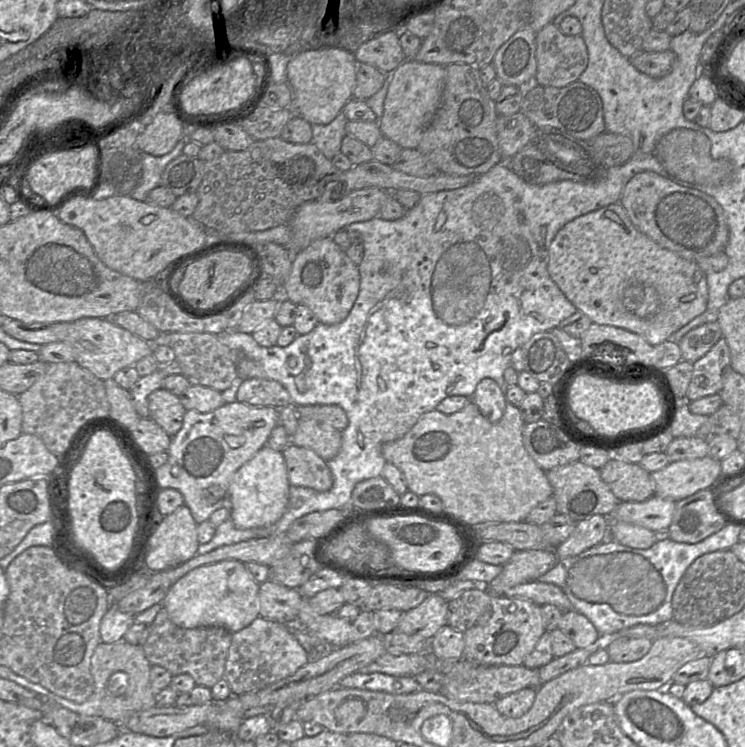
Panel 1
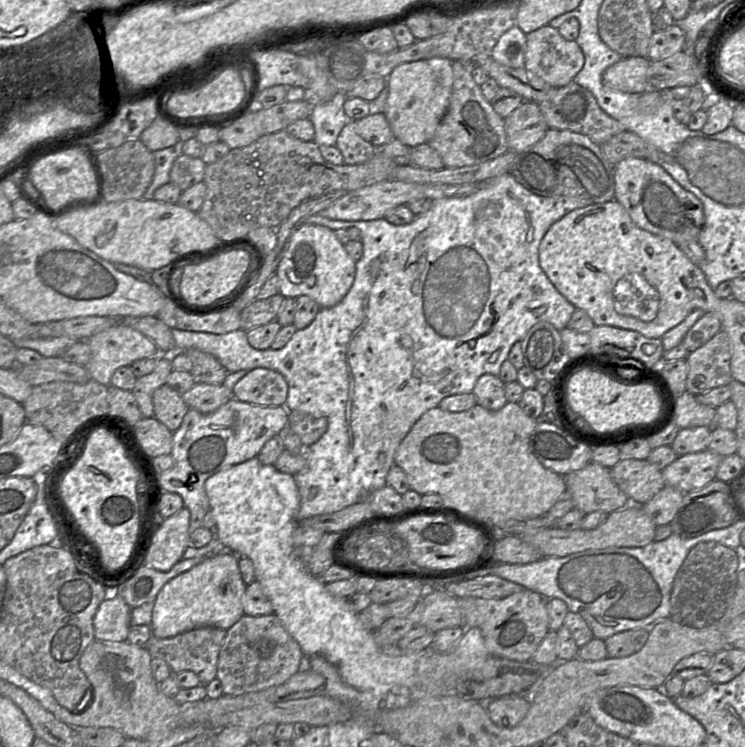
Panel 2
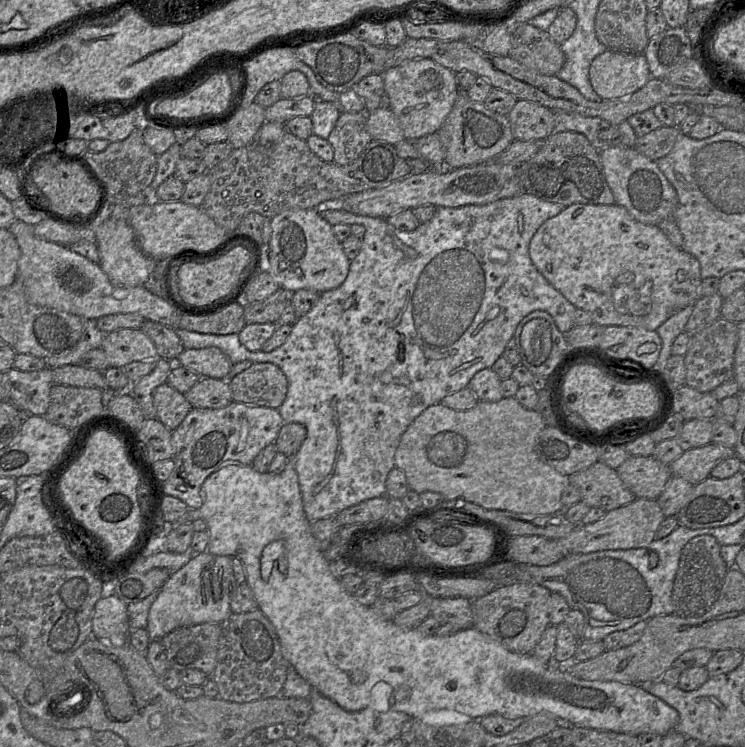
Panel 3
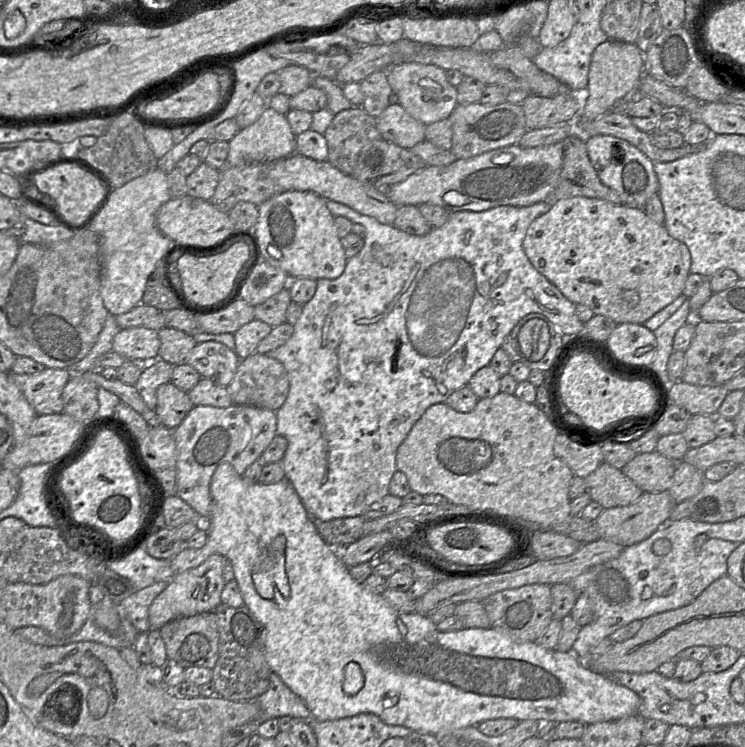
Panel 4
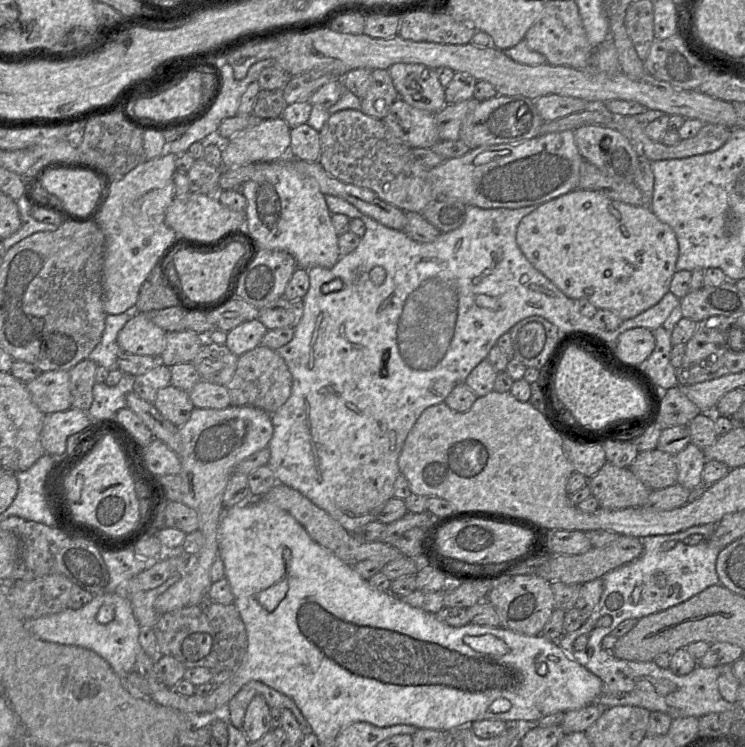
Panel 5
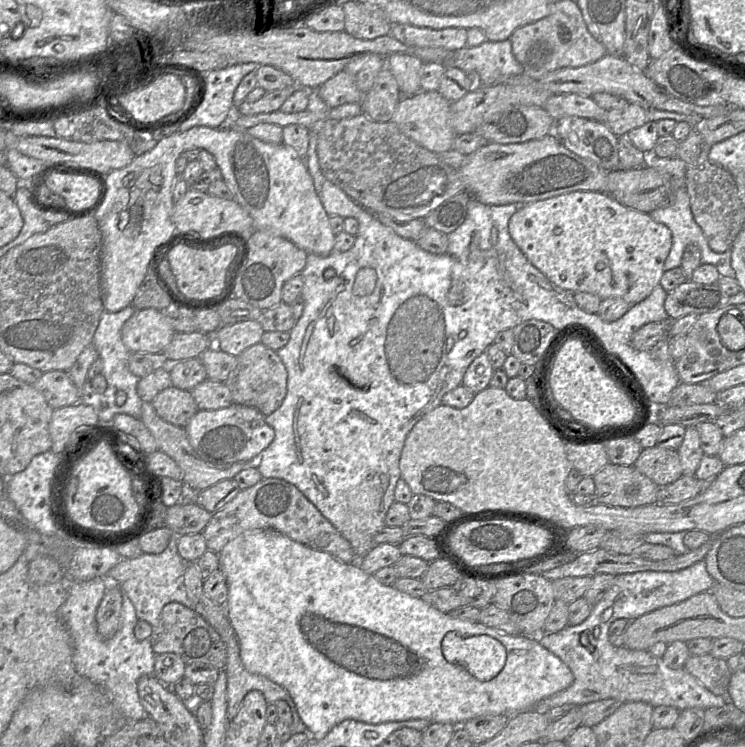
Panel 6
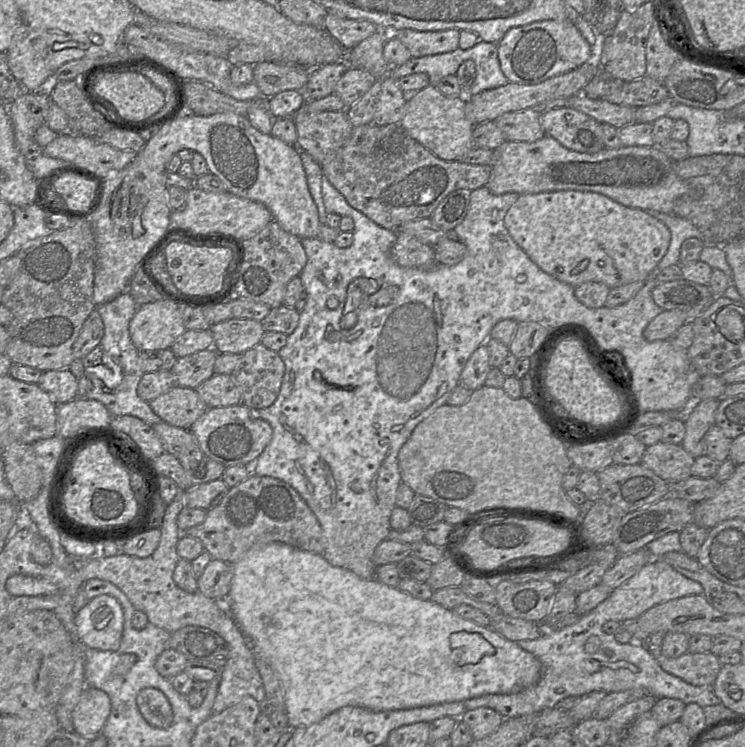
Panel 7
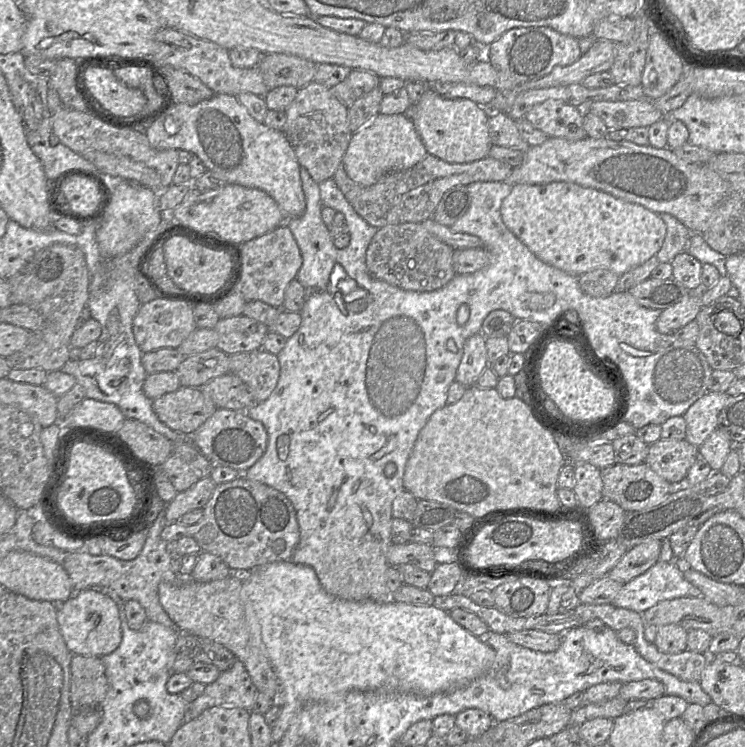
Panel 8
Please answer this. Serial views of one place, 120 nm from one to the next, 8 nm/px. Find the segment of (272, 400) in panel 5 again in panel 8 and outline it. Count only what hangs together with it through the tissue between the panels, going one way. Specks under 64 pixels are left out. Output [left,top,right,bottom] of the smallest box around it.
[235,349,280,403]

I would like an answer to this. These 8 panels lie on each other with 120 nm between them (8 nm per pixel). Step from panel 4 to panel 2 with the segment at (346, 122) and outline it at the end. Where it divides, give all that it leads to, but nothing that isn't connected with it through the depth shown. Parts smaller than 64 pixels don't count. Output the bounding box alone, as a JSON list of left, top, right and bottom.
[335,120,377,165]

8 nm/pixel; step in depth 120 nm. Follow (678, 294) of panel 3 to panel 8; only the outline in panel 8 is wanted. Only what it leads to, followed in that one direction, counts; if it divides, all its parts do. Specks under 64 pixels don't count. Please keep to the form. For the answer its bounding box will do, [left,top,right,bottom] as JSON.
[502,182,666,276]

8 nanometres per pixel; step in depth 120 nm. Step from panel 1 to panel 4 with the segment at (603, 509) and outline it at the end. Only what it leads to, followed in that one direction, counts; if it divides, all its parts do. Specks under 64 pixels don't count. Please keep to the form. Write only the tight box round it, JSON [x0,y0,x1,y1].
[585,463,644,508]

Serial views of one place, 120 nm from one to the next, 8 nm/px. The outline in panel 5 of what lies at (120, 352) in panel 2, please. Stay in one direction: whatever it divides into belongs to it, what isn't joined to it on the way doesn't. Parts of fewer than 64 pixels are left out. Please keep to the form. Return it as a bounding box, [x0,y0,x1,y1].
[117,312,166,357]

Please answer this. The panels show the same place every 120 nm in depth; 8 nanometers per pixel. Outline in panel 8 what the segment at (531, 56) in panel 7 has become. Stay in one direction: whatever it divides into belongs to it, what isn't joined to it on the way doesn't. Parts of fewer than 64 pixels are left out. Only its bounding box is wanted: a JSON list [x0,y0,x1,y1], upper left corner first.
[486,27,582,83]

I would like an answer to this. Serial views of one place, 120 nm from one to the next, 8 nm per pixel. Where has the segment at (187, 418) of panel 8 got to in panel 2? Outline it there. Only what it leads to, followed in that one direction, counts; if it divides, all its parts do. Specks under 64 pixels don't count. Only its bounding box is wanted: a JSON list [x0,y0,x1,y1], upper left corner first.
[152,384,190,432]

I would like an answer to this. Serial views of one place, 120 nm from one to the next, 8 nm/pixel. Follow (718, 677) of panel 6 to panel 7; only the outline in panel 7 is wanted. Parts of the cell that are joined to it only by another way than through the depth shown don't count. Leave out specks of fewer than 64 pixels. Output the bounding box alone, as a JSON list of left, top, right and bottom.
[652,652,722,688]

